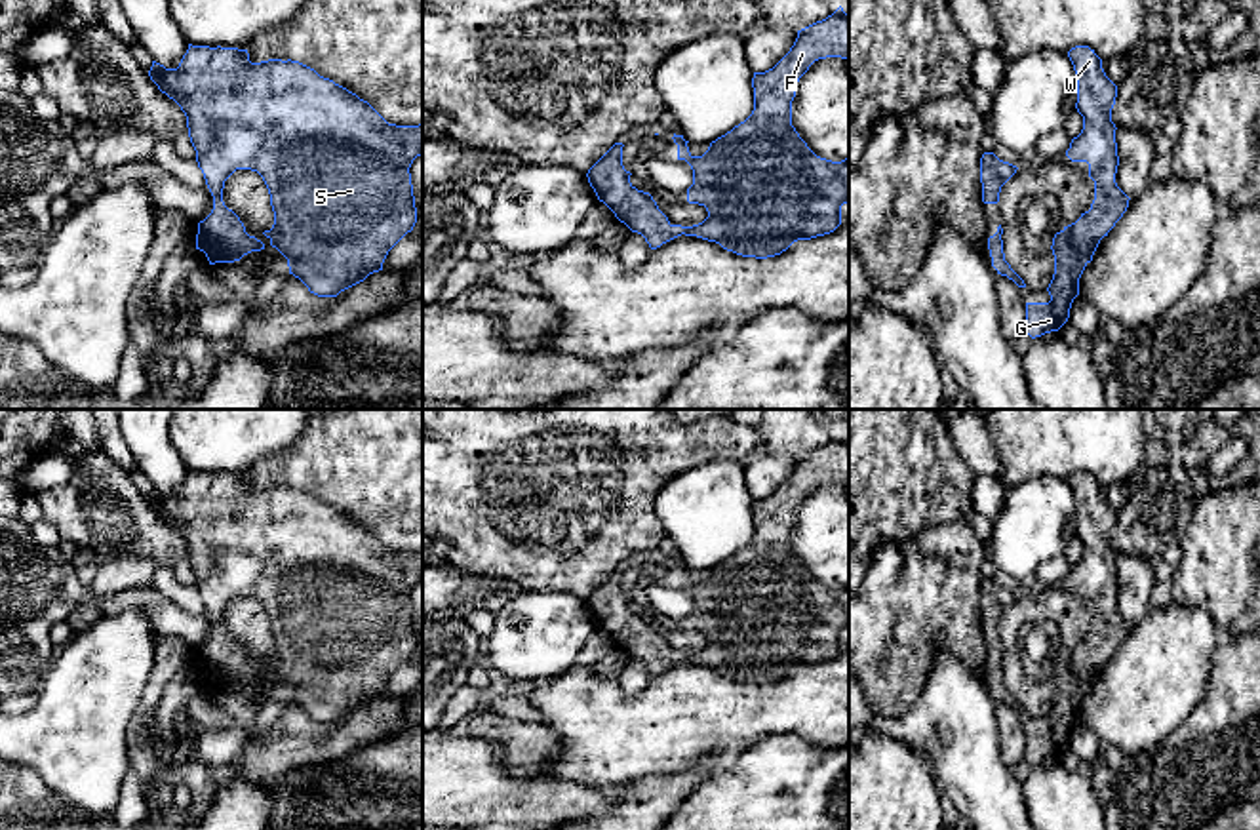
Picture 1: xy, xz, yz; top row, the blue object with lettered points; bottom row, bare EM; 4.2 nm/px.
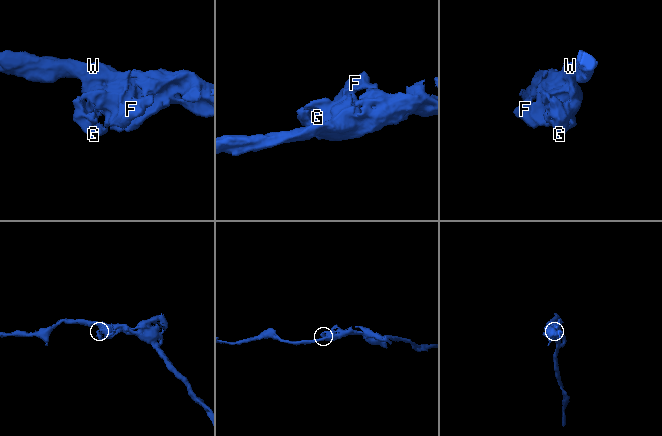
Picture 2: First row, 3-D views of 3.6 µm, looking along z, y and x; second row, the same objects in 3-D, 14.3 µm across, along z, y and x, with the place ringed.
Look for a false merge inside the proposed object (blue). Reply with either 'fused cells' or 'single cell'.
single cell

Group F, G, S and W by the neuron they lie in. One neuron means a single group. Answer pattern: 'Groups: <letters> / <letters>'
Groups: F G S W

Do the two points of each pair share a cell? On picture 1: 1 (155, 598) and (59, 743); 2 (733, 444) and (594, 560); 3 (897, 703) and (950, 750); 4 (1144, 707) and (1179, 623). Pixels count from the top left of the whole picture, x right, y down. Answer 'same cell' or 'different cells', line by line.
1: different cells
2: same cell
3: different cells
4: same cell

